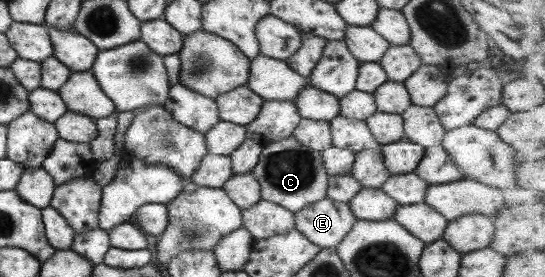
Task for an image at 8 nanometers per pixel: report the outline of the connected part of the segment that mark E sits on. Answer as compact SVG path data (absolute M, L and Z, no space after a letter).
M322 198L293 213L295 229L321 249L335 248L354 225L346 203Z

